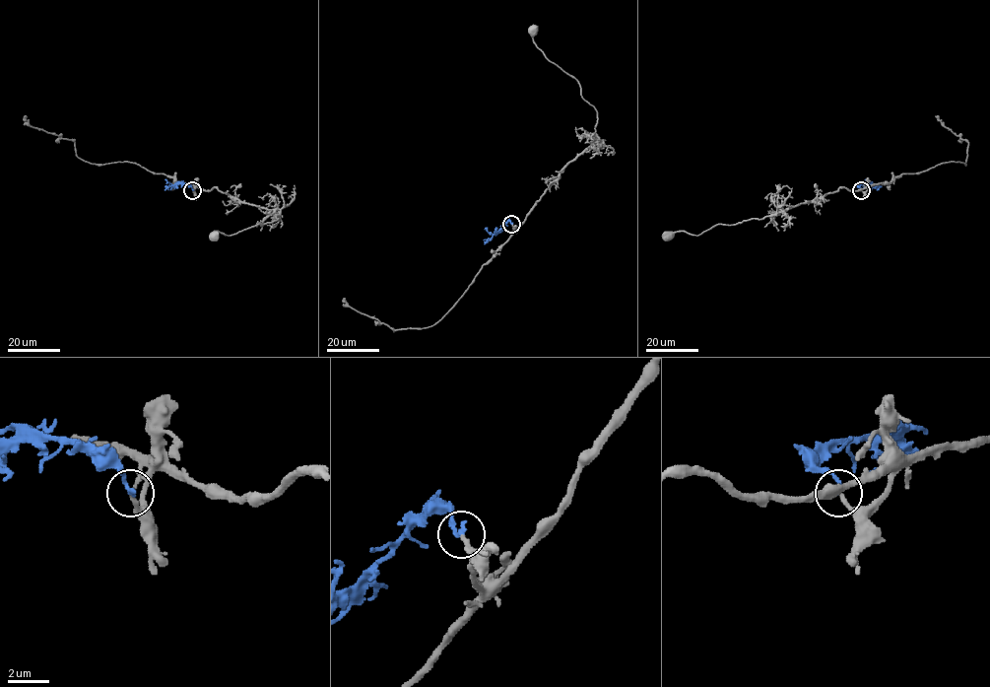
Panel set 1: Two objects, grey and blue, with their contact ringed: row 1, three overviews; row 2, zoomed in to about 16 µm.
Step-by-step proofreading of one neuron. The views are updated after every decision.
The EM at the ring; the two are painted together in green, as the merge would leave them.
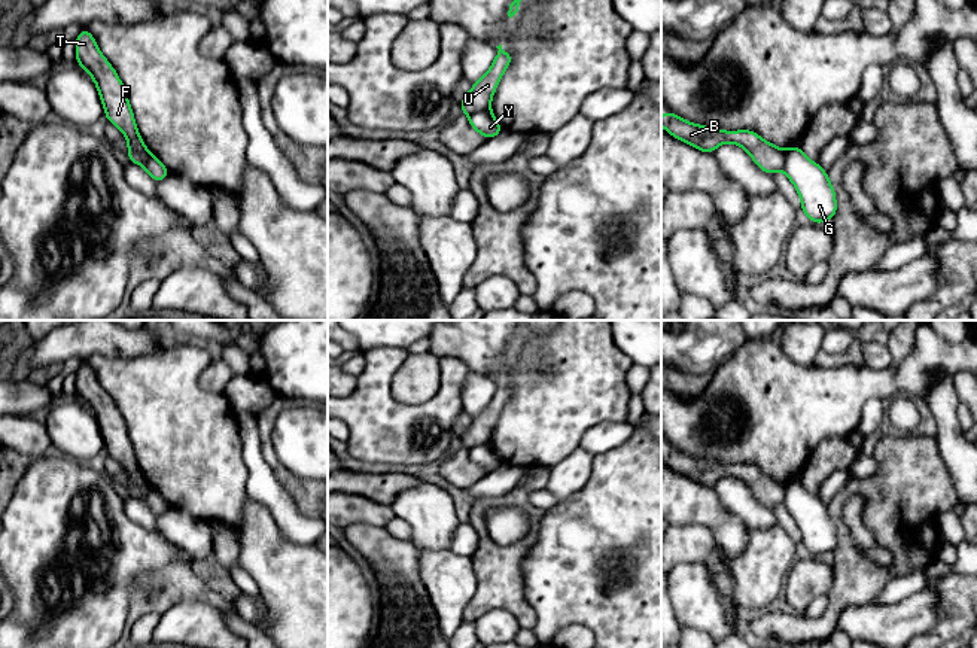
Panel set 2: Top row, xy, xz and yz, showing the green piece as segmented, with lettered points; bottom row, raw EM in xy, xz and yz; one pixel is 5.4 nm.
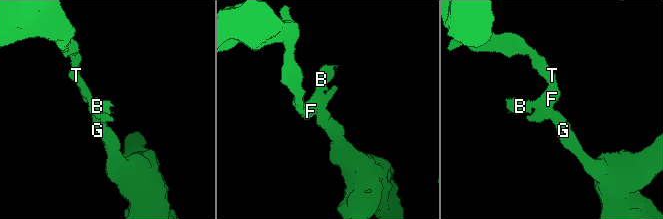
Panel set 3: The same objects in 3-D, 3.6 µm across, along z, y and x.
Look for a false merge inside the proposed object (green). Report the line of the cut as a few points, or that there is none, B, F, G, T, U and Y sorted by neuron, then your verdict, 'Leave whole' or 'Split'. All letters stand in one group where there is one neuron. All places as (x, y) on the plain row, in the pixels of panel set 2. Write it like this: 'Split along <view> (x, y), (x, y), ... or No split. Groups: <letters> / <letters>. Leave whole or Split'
Split along xz (489, 440), (468, 449). Groups: B F T U / G Y. Split

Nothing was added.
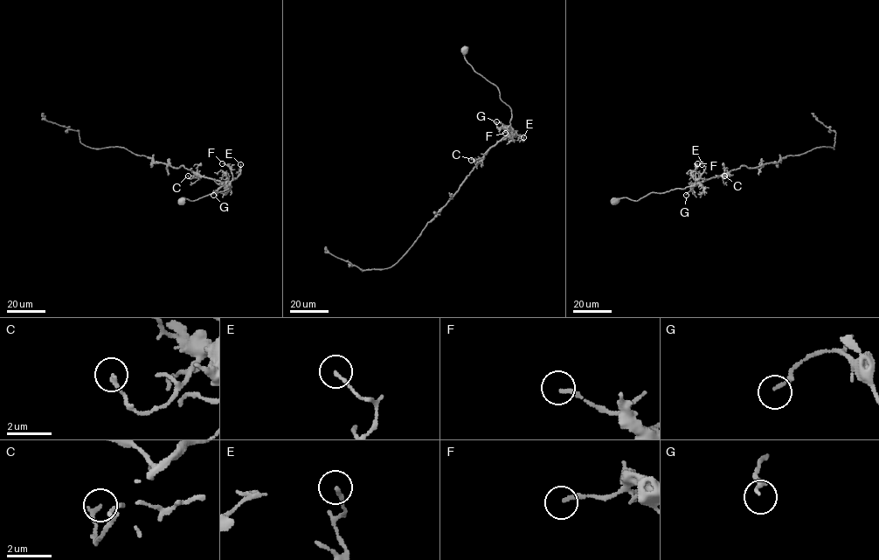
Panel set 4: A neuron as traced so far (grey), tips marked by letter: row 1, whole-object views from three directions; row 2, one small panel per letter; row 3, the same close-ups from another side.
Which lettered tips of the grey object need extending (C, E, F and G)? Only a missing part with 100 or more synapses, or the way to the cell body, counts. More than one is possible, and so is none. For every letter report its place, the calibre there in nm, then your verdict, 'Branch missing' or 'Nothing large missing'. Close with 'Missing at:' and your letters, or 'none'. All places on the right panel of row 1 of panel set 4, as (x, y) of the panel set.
C: Place: (724, 176). Thickness 200 nm. Nothing large missing
E: Place: (702, 164). Thickness 130 nm. Nothing large missing
F: Place: (697, 163). Thickness 200 nm. Nothing large missing
G: Place: (686, 195). Thickness 140 nm. Nothing large missing
Missing at: none

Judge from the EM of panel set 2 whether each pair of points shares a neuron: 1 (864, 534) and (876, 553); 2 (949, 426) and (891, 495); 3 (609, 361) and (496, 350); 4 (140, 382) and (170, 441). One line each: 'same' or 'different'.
1: same
2: different
3: different
4: same

